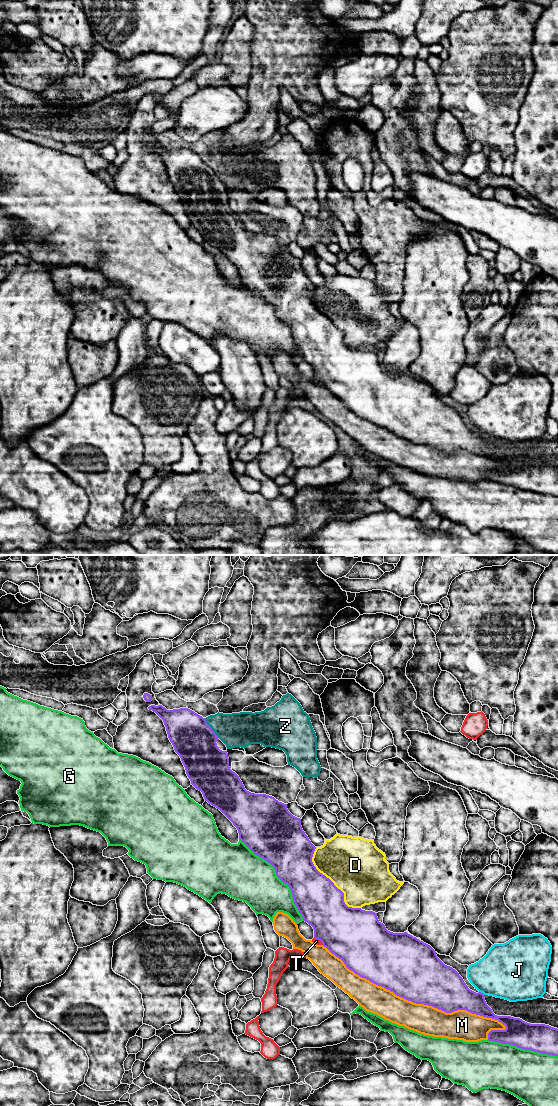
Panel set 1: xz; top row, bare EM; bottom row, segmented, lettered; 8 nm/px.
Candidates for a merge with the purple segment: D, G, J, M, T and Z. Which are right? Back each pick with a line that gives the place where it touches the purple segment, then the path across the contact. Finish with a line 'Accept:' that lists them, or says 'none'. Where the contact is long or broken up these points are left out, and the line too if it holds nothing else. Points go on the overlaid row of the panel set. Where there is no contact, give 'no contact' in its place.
Accept: none

